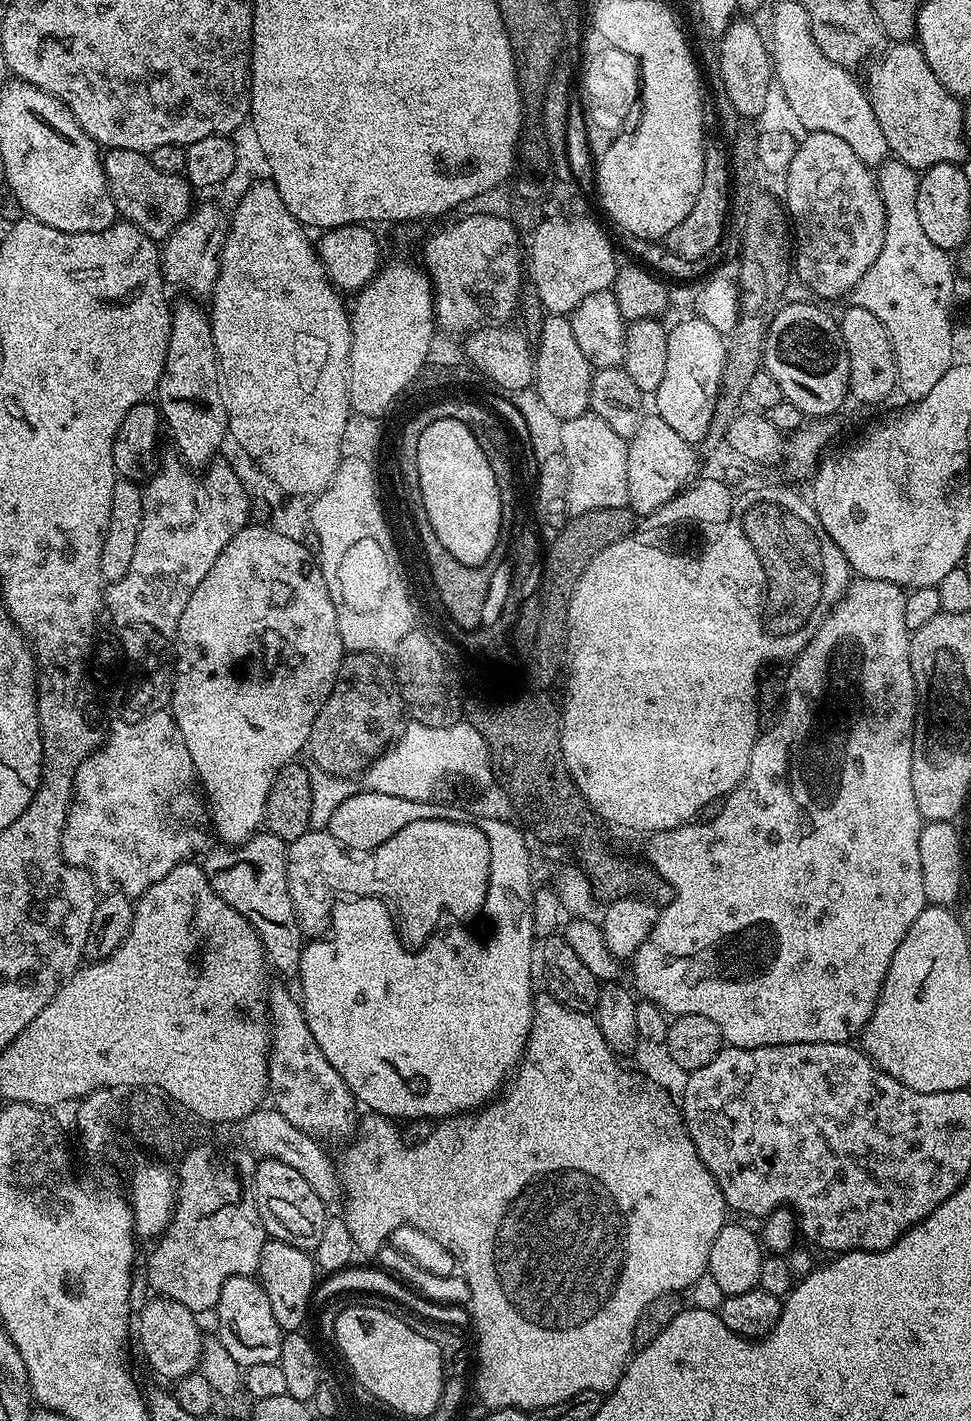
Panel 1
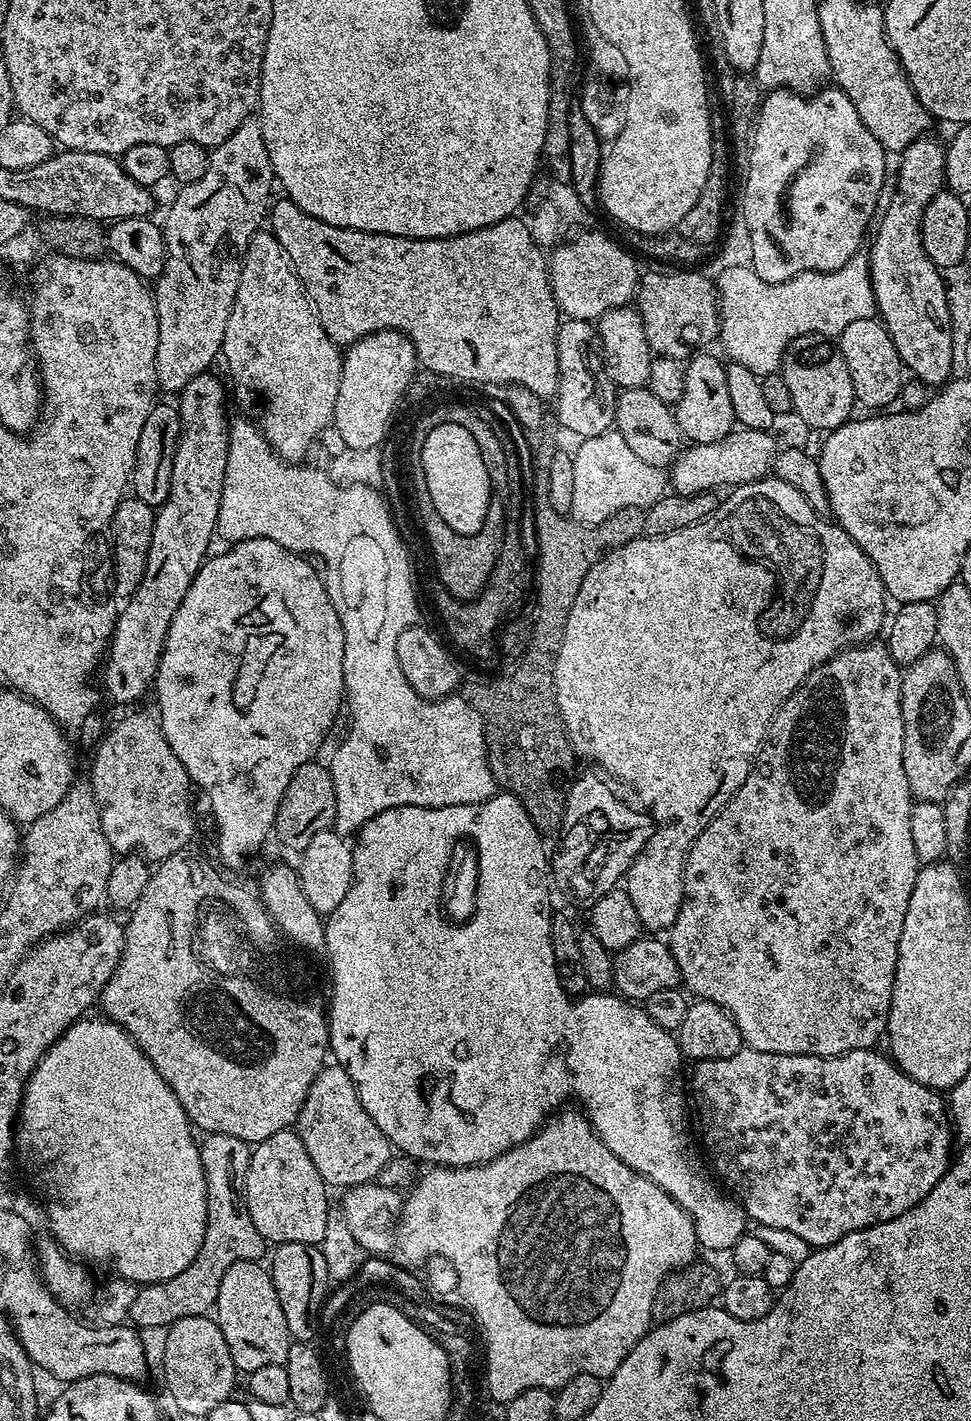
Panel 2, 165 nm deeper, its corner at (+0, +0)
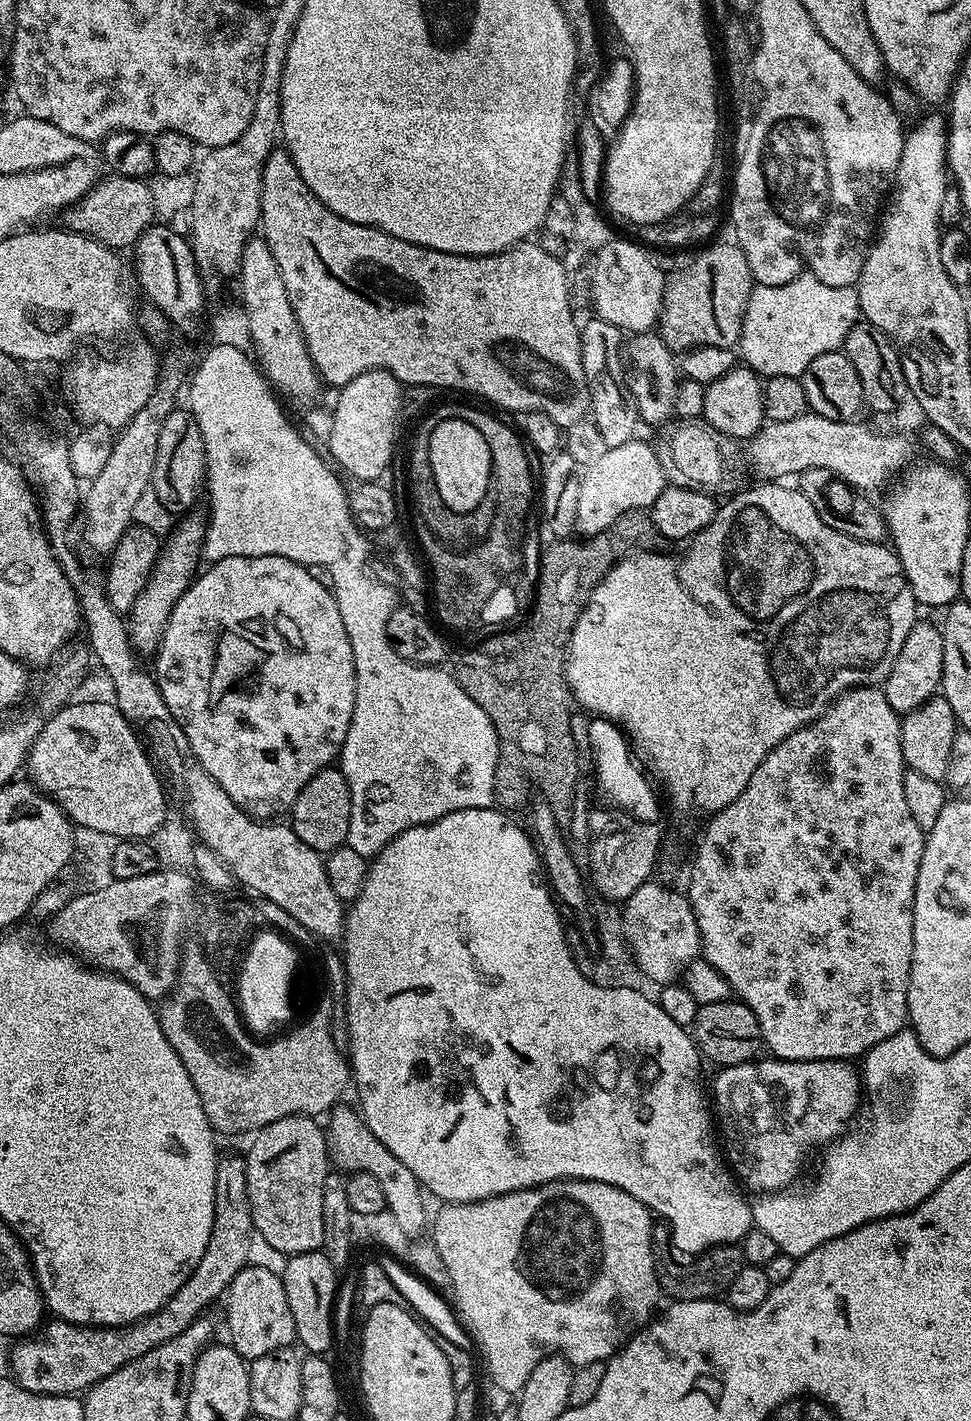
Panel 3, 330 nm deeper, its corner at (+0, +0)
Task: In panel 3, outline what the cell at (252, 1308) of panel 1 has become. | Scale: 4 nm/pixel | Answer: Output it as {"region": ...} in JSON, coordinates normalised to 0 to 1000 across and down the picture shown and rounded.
{"region":[[[261,889],[251,892],[237,902],[233,910],[235,915],[235,940],[240,950],[255,958],[270,956],[282,950],[300,949],[306,945],[303,925],[295,916],[291,900],[276,892]]]}

